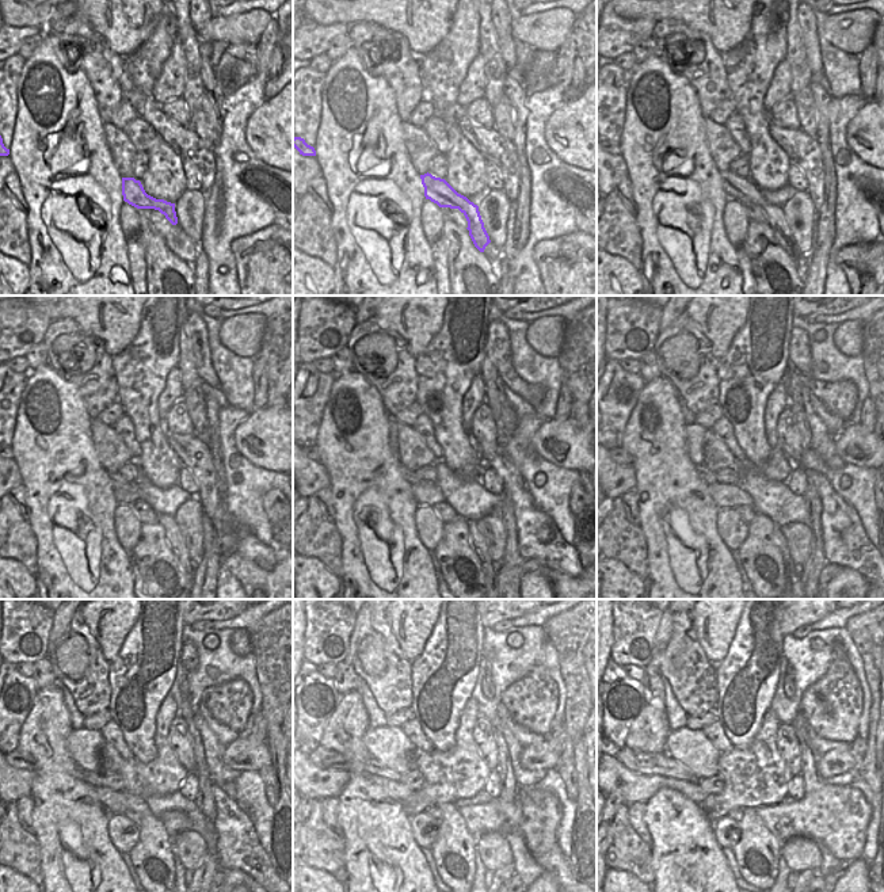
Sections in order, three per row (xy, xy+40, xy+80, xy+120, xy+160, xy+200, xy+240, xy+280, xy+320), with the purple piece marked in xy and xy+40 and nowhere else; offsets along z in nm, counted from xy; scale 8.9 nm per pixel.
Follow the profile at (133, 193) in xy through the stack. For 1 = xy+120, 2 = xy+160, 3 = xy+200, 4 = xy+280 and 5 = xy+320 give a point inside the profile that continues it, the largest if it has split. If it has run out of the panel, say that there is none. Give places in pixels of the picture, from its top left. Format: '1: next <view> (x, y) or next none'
1: next xy+120 (174, 537)
2: next xy+160 (477, 541)
3: next xy+200 (781, 541)
4: next xy+280 (323, 758)
5: next xy+320 (635, 759)

